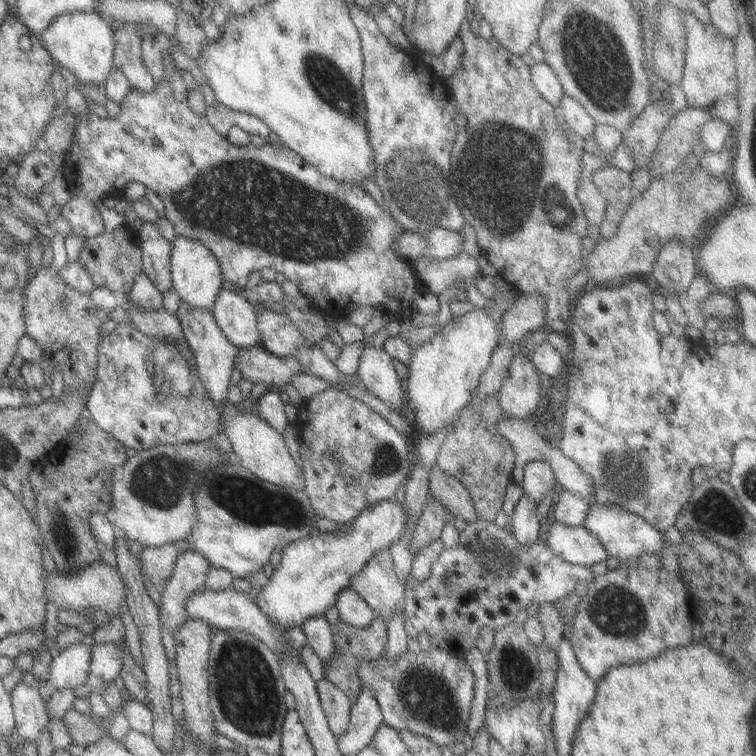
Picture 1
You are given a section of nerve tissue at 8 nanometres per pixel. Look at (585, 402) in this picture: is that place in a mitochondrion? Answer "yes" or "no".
no

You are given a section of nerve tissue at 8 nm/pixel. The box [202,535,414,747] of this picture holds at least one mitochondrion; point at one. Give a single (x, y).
(247, 687)

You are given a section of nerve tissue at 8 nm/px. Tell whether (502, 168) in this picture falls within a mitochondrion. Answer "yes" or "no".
yes

